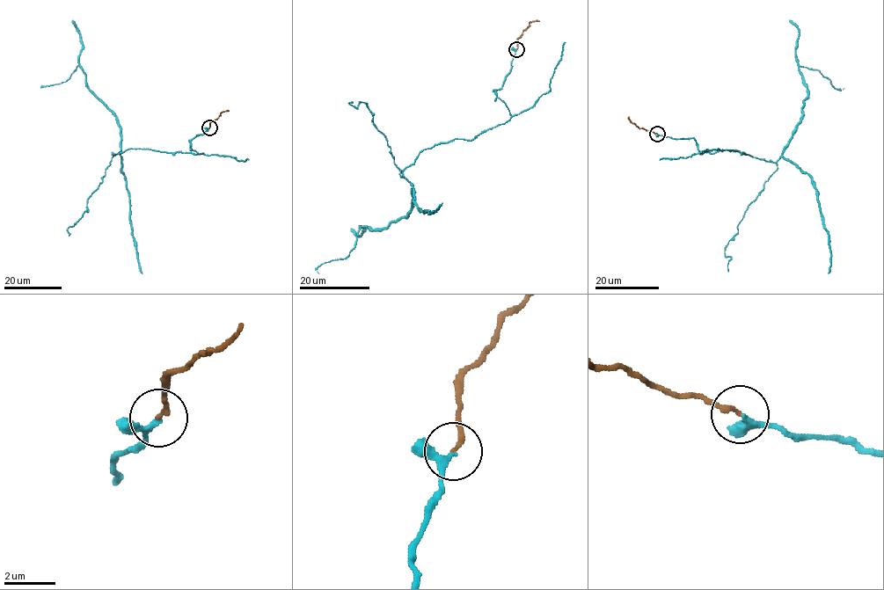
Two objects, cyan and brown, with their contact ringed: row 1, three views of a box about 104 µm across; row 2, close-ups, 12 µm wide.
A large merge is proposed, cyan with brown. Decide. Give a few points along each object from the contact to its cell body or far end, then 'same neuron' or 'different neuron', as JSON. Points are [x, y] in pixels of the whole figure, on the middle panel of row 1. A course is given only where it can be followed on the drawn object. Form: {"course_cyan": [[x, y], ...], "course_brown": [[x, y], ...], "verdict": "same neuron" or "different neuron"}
{"course_cyan": [[517, 49], [495, 91], [511, 117], [423, 149], [402, 171], [406, 216], [361, 227], [318, 273]], "course_brown": [[517, 48], [517, 39], [522, 31], [530, 22], [539, 21]], "verdict": "same neuron"}

